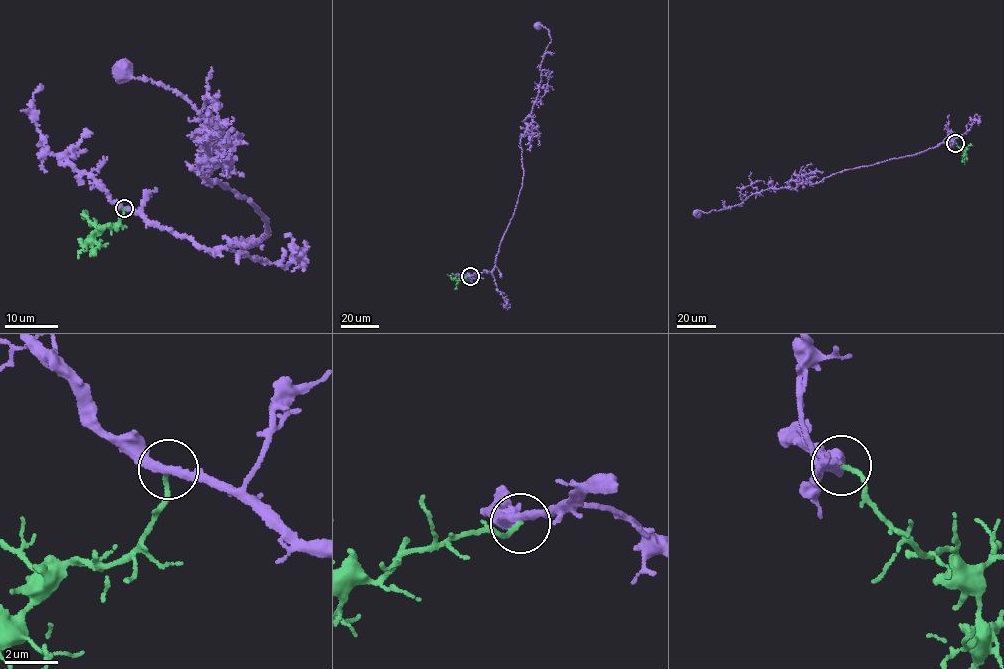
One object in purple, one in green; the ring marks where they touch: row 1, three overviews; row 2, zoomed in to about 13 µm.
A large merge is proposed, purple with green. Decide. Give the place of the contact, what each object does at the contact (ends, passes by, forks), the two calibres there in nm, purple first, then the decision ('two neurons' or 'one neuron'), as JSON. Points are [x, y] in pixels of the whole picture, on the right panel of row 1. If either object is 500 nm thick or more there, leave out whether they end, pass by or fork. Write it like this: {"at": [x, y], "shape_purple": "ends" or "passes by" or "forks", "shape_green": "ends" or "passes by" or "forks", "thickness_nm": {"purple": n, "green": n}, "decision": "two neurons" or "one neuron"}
{"at": [955, 143], "shape_purple": "passes by", "shape_green": "ends", "thickness_nm": {"purple": 320, "green": 140}, "decision": "two neurons"}

